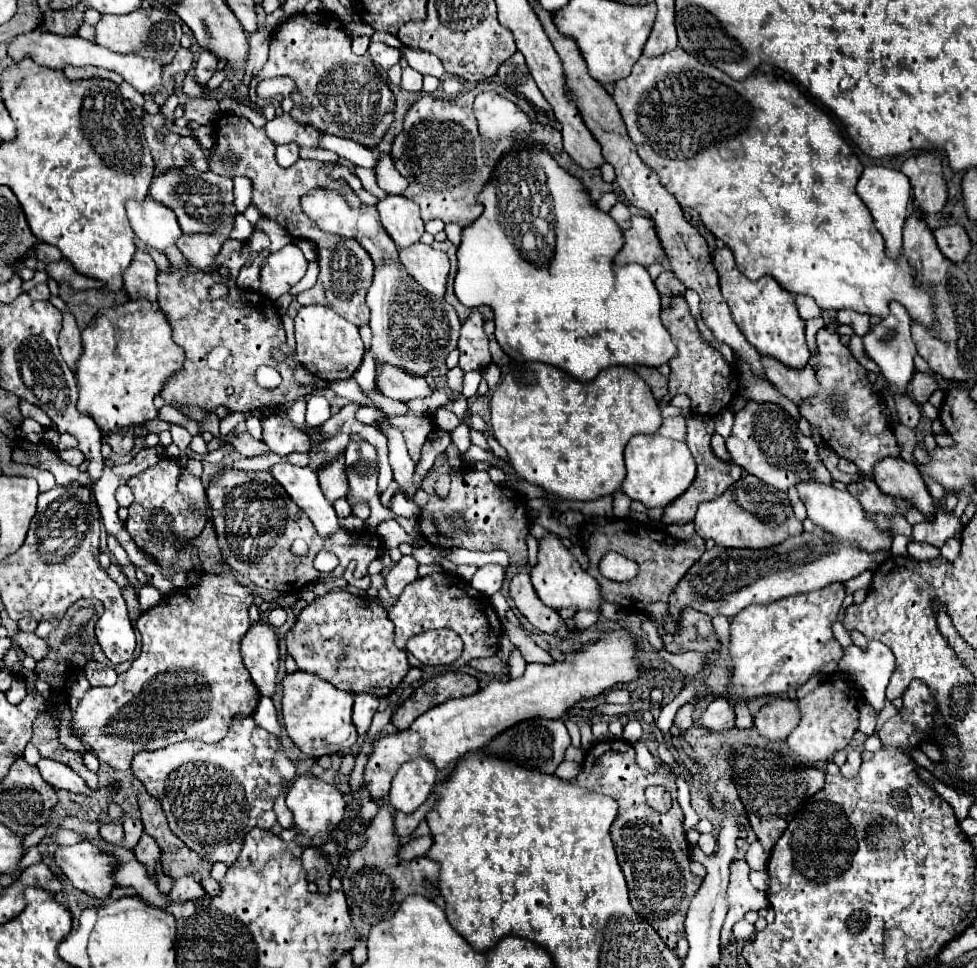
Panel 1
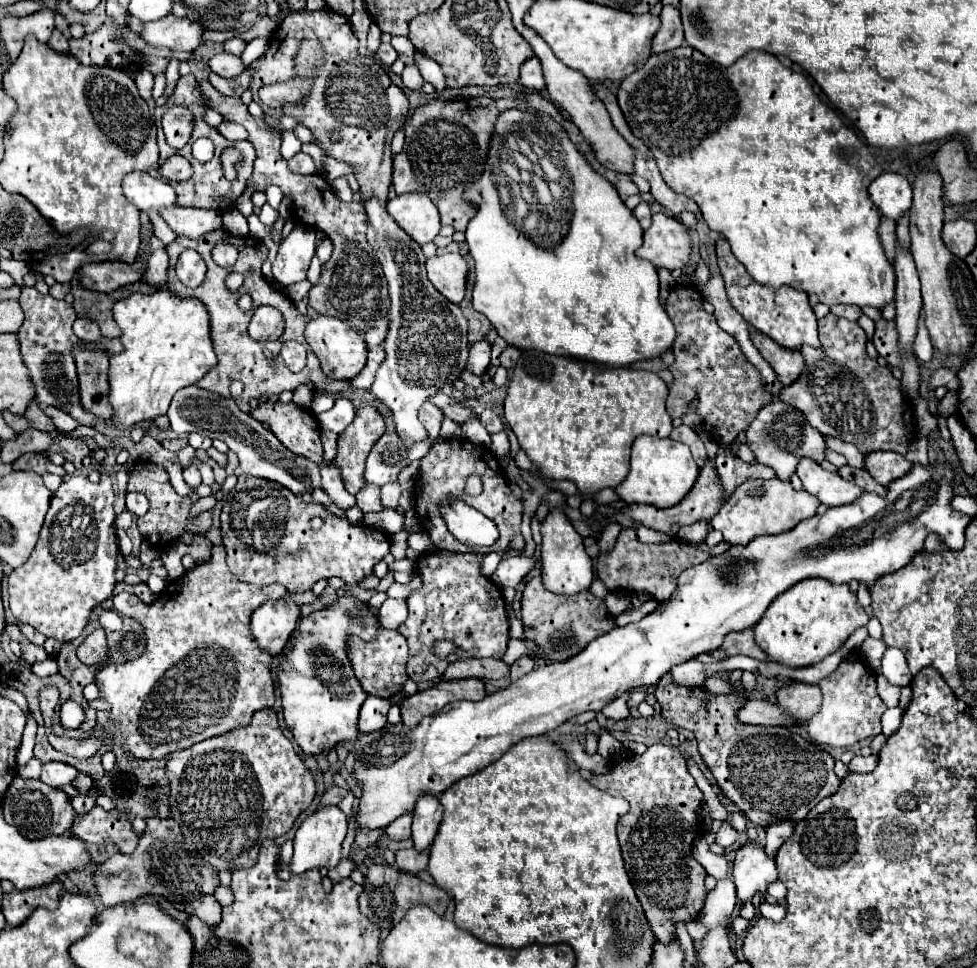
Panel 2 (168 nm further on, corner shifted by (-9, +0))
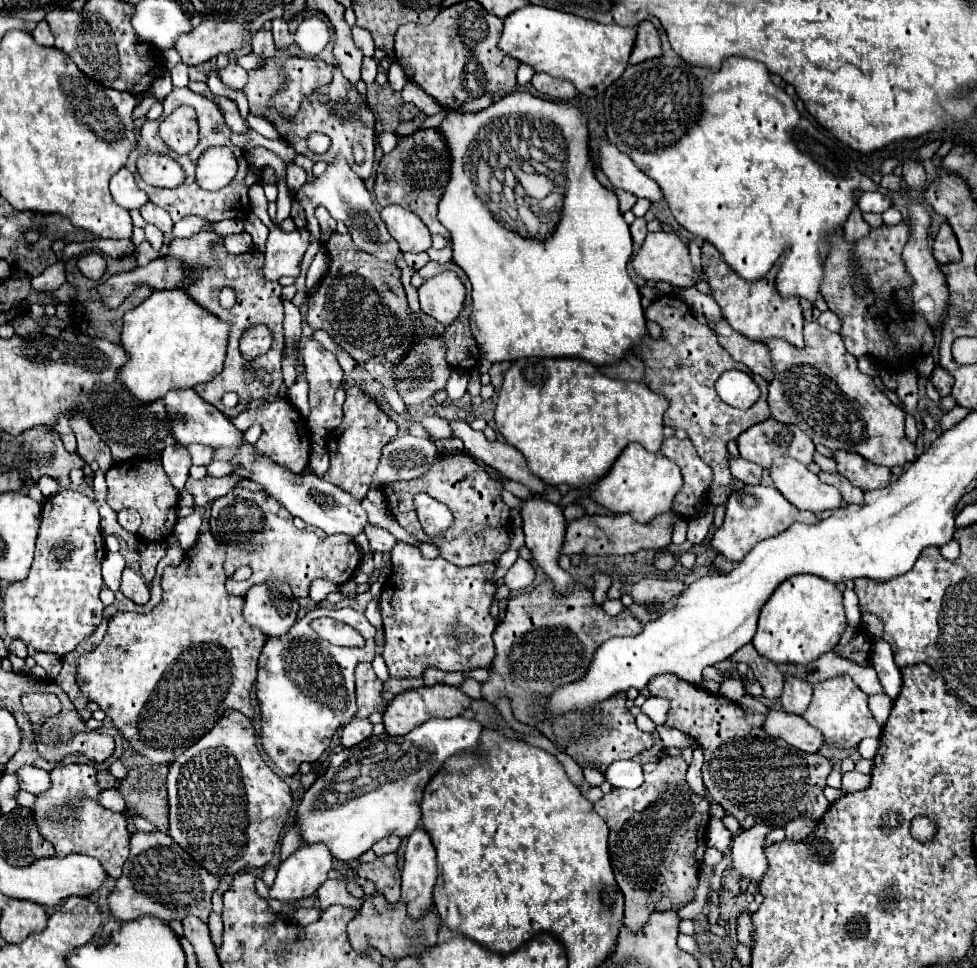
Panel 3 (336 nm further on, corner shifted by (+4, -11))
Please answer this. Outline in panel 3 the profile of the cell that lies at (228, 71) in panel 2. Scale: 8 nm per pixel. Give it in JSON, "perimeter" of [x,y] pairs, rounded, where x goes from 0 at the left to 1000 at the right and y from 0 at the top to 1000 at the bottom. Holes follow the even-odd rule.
{"perimeter":[[[240,63],[233,69],[223,71],[223,80],[231,90],[237,90],[237,92],[248,92],[254,84],[254,75]]]}

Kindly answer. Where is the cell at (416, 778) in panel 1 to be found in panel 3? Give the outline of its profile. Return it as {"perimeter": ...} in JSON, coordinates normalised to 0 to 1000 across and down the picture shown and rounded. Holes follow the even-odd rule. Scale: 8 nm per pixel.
{"perimeter":[[[426,854],[426,858],[418,865],[414,879],[414,898],[411,898],[411,931],[418,933],[418,945],[430,947],[432,941],[442,939],[442,916],[446,912],[446,879],[434,854]]]}

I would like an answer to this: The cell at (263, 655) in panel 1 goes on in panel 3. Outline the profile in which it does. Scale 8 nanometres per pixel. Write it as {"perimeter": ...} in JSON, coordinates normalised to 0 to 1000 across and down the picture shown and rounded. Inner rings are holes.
{"perimeter":[[[274,600],[274,602],[262,604],[252,613],[250,621],[252,621],[250,623],[250,642],[256,644],[256,648],[266,650],[274,660],[276,658],[291,658],[303,642],[305,621],[299,617],[299,611],[293,602]]]}

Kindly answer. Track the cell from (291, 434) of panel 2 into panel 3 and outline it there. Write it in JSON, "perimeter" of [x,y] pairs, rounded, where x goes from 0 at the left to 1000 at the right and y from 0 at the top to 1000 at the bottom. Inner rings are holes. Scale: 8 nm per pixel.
{"perimeter":[[[291,408],[285,410],[285,414],[276,416],[274,420],[262,420],[262,423],[254,423],[248,425],[244,429],[244,433],[237,433],[237,437],[246,443],[252,445],[256,439],[266,437],[268,439],[268,449],[264,454],[264,464],[266,468],[278,472],[280,478],[297,482],[299,487],[311,487],[315,482],[315,474],[317,474],[317,445],[311,437],[307,437],[307,427],[301,425],[301,420],[293,414]]]}

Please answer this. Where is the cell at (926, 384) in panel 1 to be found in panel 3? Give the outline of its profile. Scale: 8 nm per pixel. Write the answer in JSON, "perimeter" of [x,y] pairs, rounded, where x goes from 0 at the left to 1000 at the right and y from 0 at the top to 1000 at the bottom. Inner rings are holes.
{"perimeter":[[[958,379],[958,381],[956,381],[956,385],[954,385],[952,394],[954,394],[954,398],[958,400],[958,404],[962,406],[962,410],[972,408],[976,392],[974,392],[974,389],[972,389],[972,387],[970,387],[970,385],[964,381],[964,379]]]}

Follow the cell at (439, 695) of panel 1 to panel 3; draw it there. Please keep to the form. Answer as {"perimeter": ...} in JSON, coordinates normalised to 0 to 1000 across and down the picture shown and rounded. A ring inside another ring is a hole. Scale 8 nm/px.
{"perimeter":[[[461,708],[430,710],[430,712],[409,716],[397,726],[393,735],[393,751],[397,759],[416,759],[418,755],[426,753],[428,749],[432,749],[442,741],[467,741],[479,730],[481,730],[481,720],[473,716],[469,710],[461,710]]]}

